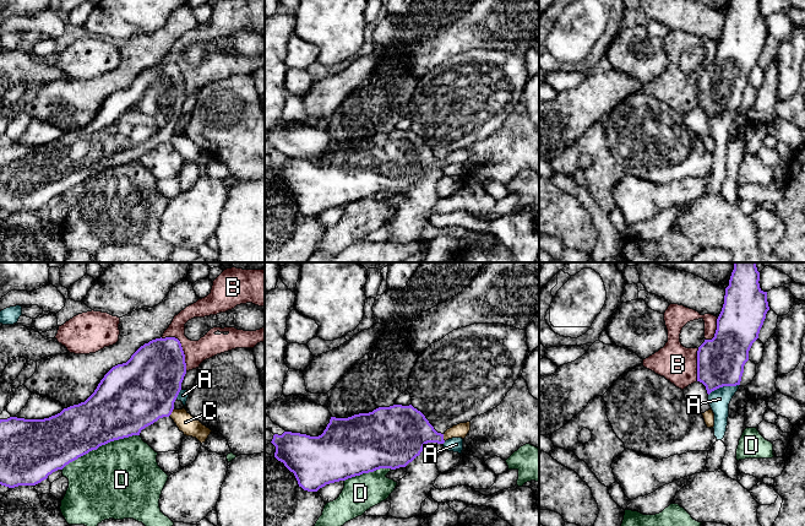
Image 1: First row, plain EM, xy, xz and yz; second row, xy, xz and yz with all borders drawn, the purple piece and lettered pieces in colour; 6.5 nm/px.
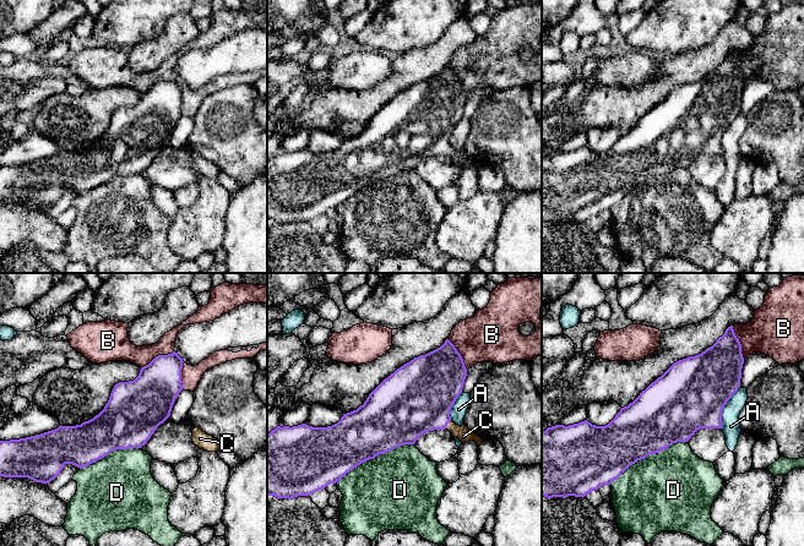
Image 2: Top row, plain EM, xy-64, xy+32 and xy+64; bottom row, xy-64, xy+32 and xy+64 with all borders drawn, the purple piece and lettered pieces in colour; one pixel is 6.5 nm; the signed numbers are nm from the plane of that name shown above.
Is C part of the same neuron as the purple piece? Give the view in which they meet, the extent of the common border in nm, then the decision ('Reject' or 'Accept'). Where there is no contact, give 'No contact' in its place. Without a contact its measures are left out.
Touches purple in xy. Shared border 60 nm. Accept

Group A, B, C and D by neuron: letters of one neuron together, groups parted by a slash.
A / B / C / D

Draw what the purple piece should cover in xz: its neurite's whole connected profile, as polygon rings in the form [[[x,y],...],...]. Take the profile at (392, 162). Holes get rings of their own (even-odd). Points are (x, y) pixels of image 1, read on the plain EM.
[[[393,130],[348,143],[331,142],[319,162],[284,157],[282,161],[274,159],[271,168],[276,172],[274,183],[294,199],[299,212],[308,217],[317,217],[326,210],[380,194],[406,192],[420,180],[425,169],[444,169],[452,163],[464,164],[469,156],[471,147],[467,147],[453,151],[444,159],[437,158],[425,141],[412,130]]]

